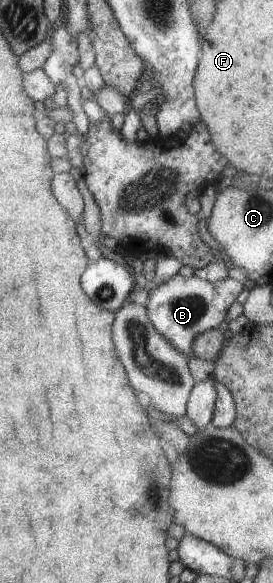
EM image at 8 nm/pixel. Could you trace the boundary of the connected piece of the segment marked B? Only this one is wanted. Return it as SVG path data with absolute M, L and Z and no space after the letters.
M176 276L160 284L160 287L156 289L152 290L150 286L148 287L150 301L148 301L147 309L156 330L160 331L166 339L170 339L170 343L178 351L182 351L184 355L191 358L196 337L211 329L223 328L228 309L234 305L240 291L244 288L249 288L245 281L239 282L230 278L221 281L206 281L195 276L188 279Z

